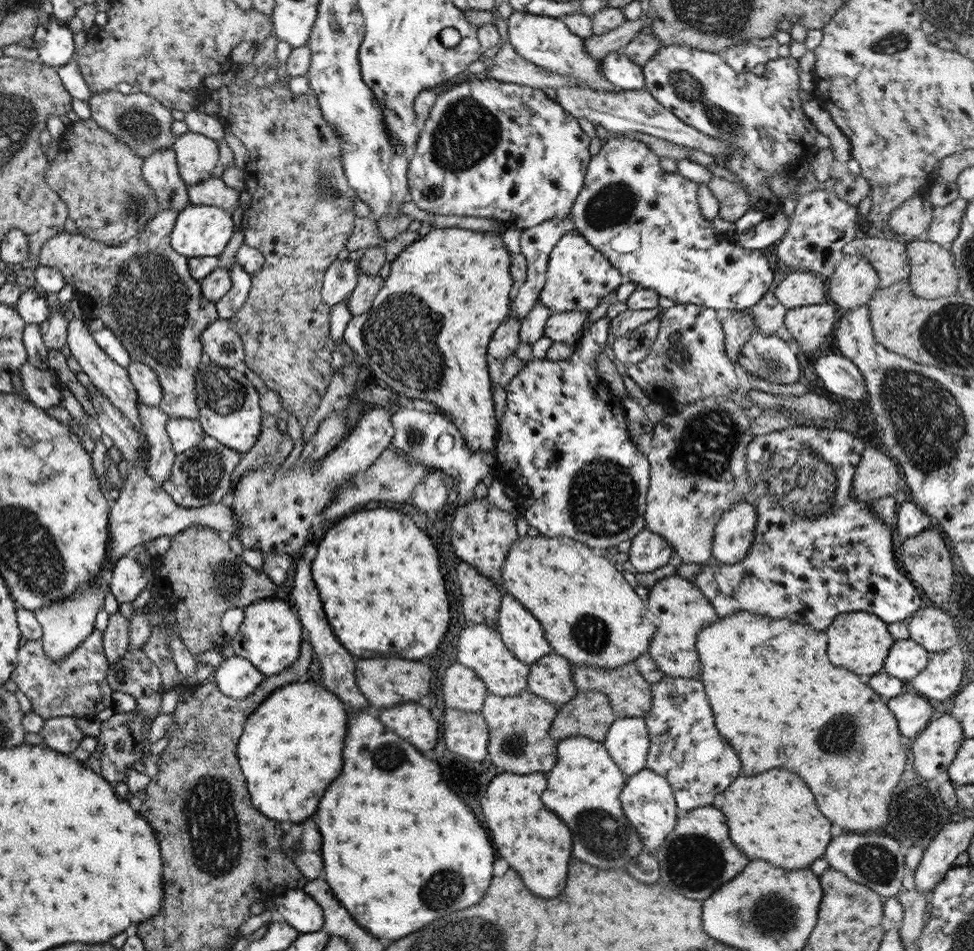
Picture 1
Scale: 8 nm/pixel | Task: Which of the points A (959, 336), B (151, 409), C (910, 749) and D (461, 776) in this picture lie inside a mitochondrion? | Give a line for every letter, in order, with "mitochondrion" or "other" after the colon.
A: mitochondrion
B: other
C: other
D: other

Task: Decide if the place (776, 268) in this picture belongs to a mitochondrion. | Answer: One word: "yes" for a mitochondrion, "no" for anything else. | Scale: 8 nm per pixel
no

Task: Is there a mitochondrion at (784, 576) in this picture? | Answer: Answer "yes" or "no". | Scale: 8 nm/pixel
no

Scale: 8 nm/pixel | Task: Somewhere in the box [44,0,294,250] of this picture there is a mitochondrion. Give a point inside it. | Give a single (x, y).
(148, 130)

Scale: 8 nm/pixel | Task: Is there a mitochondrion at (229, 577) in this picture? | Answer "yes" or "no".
yes

